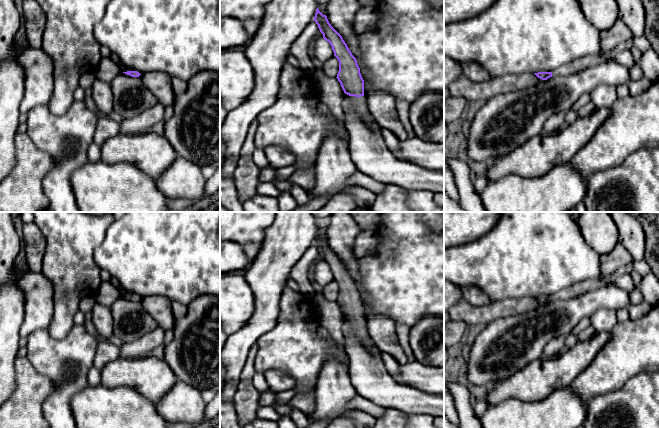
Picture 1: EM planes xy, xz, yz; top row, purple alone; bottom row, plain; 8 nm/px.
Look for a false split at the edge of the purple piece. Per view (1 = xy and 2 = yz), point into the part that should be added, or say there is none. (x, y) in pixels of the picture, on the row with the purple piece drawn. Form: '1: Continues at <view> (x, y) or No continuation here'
1: Continues at xy (124, 69)
2: Continues at yz (578, 64)

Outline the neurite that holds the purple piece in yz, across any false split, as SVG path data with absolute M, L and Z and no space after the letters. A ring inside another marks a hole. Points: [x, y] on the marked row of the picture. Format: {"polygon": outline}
{"polygon": "M601 54L596 55L586 55L580 58L574 59L572 62L562 65L556 68L552 72L538 72L534 73L538 78L542 80L547 80L554 75L571 75L578 73L586 68L595 66L599 63L605 62L605 58Z"}

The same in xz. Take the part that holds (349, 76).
{"polygon": "M316 9L313 19L320 32L323 34L324 40L328 41L334 52L334 56L339 61L339 71L337 79L345 94L350 96L351 101L355 105L355 111L366 123L373 123L364 96L364 80L360 73L360 68L356 58L352 55L342 36L331 26L327 16L323 15L319 9Z"}

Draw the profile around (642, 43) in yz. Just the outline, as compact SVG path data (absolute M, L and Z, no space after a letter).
M645 36L634 37L633 46L638 48L641 51L641 53L646 52L649 48L651 48L650 42Z

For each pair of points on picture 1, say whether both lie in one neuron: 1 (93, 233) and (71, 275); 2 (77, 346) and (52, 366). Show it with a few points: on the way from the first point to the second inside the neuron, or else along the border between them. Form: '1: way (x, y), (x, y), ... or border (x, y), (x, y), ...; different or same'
1: way (83, 243), (71, 255), (71, 265); same
2: way (71, 352), (58, 360); same

